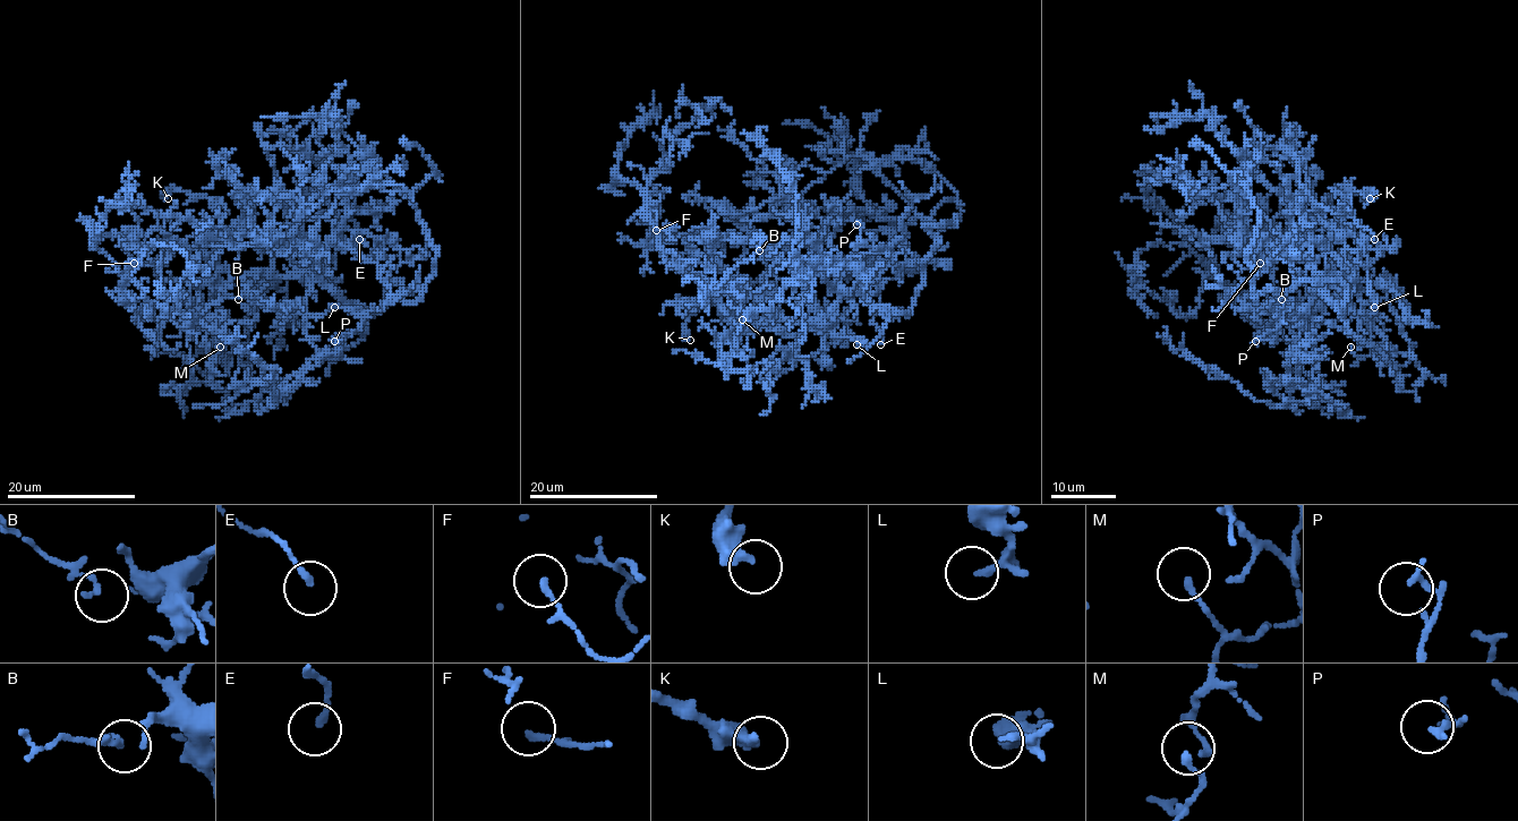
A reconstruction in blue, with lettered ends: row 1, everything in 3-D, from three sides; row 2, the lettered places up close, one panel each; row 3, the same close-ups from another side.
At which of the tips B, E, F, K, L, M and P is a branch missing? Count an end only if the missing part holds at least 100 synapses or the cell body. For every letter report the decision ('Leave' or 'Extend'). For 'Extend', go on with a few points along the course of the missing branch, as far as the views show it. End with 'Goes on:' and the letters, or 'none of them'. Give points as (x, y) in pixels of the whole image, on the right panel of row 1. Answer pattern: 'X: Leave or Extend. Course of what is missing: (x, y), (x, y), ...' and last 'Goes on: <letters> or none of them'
B: Leave
E: Leave
F: Leave
K: Leave
L: Leave
M: Leave
P: Leave
Goes on: none of them

